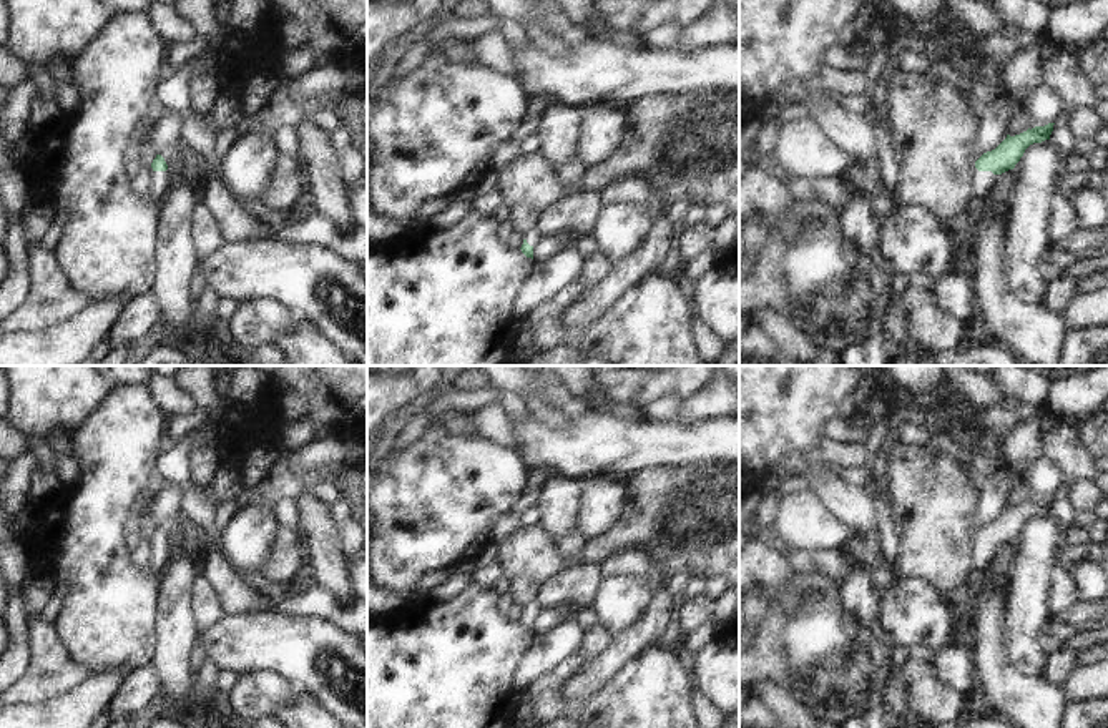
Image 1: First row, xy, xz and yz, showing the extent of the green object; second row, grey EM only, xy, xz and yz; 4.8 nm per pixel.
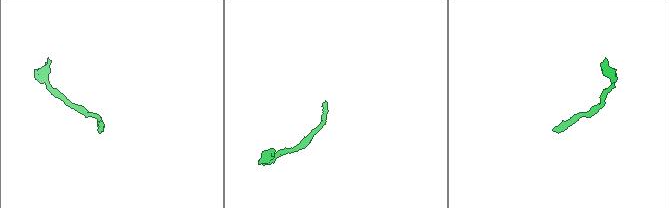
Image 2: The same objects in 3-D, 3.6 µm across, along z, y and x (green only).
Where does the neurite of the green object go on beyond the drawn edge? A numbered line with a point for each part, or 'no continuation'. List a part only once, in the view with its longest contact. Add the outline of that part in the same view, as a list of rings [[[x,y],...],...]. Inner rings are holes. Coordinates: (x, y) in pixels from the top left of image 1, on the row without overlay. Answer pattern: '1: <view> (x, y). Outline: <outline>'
1: yz (984, 554). Outline: [[[980,544],[975,550],[975,570],[973,575],[982,573],[992,562],[995,547],[992,544]]]

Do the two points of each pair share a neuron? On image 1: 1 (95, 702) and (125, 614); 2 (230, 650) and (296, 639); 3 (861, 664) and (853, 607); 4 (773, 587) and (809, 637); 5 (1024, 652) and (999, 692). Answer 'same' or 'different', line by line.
1: different
2: same
3: different
4: different
5: different

